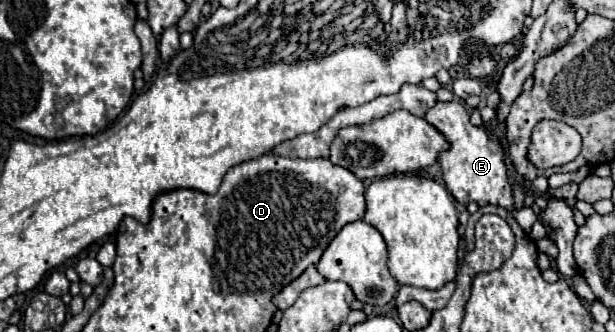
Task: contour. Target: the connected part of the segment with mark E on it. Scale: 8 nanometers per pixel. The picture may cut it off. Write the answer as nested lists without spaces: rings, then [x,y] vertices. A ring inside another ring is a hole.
[[[437,102],[425,114],[425,120],[433,128],[443,132],[443,136],[449,144],[449,148],[439,154],[439,162],[441,162],[441,170],[443,170],[443,180],[445,180],[449,192],[455,196],[455,200],[461,204],[477,202],[479,206],[483,206],[483,204],[503,206],[505,210],[509,210],[515,216],[519,226],[529,234],[537,216],[531,208],[513,210],[513,196],[511,196],[511,186],[507,184],[507,168],[503,162],[503,148],[495,140],[491,130],[487,126],[475,128],[469,122],[467,108],[459,102]]]

